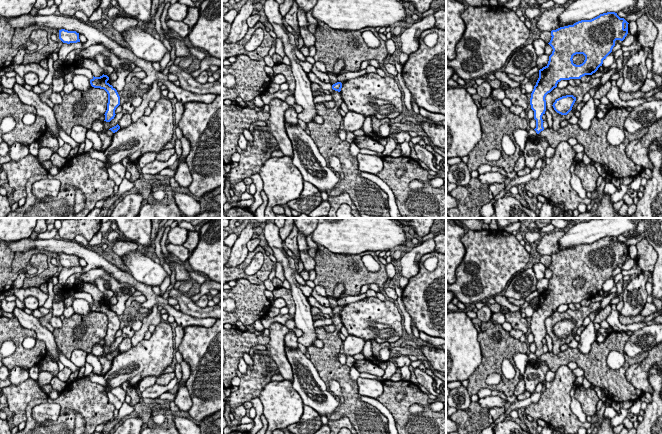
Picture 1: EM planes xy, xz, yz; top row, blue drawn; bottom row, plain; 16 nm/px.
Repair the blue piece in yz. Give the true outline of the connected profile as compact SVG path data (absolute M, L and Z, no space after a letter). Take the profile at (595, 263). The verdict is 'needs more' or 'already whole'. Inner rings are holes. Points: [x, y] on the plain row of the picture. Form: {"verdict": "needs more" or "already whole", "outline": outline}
{"verdict": "already whole", "outline": "M607 236L591 244L581 244L551 255L552 261L548 268L553 275L548 288L539 294L539 302L530 322L537 358L544 354L542 340L546 335L546 319L561 304L581 303L595 297L612 276L615 265L625 263L628 248L617 237ZM576 278L585 280L580 289L573 287Z"}

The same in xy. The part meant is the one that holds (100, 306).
{"verdict": "already whole", "outline": "M102 299L100 301L94 301L90 304L90 308L94 312L104 313L108 318L107 334L105 336L106 346L110 346L115 341L115 334L120 329L120 320L117 314L110 309L107 305L109 301L107 299Z"}

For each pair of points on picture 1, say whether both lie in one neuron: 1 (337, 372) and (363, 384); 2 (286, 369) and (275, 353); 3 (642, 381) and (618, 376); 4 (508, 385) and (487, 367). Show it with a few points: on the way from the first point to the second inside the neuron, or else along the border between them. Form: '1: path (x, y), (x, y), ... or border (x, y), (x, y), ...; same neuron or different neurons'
1: border (356, 383), (359, 395); different neurons
2: path (283, 365), (279, 357); same neuron
3: border (629, 365), (626, 371), (626, 379), (642, 392); different neurons
4: path (498, 387), (487, 386), (483, 382), (483, 377); same neuron

